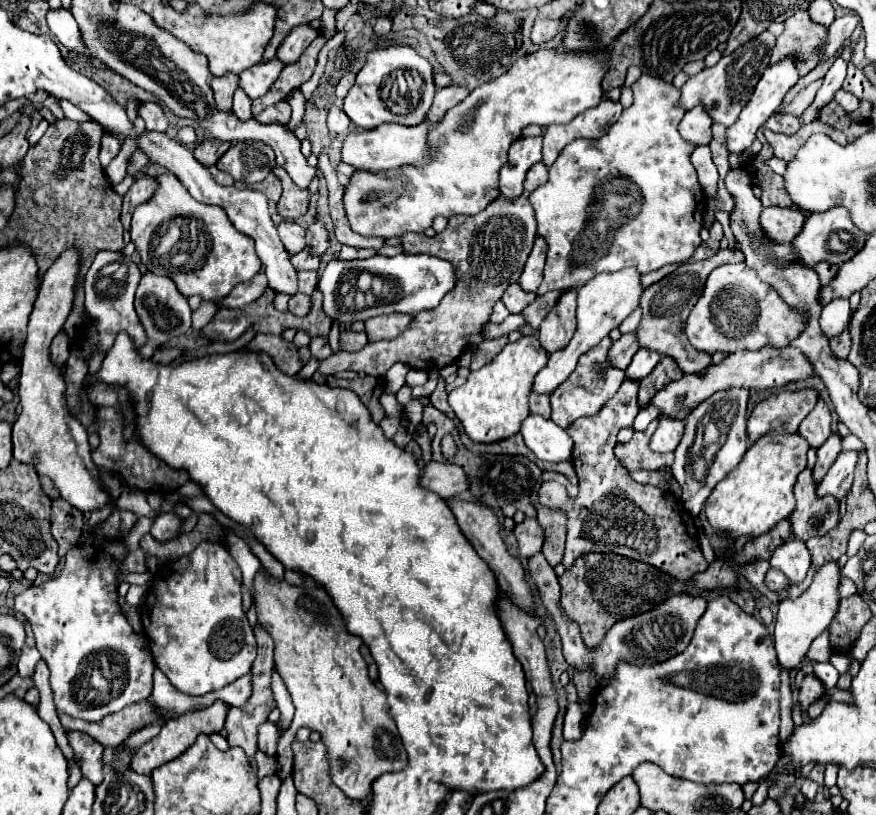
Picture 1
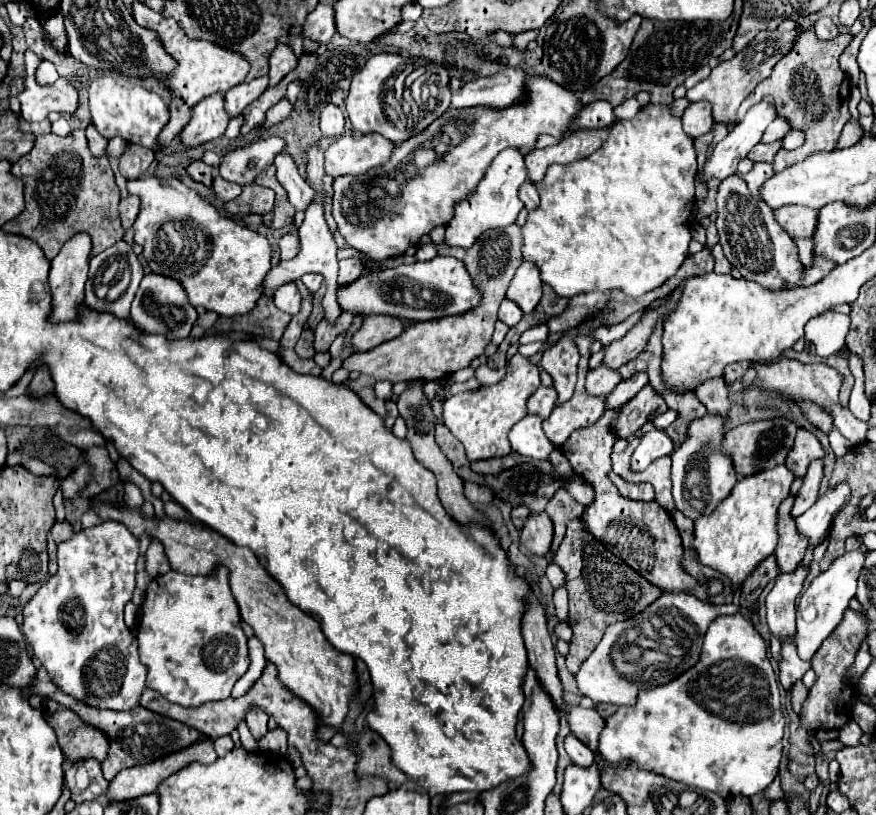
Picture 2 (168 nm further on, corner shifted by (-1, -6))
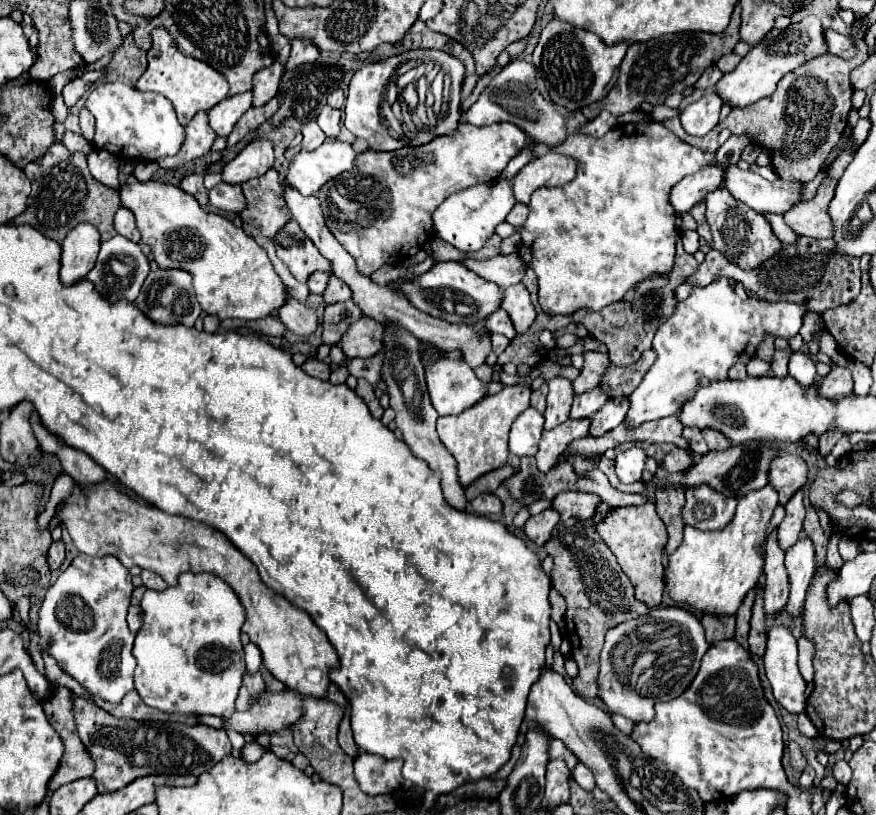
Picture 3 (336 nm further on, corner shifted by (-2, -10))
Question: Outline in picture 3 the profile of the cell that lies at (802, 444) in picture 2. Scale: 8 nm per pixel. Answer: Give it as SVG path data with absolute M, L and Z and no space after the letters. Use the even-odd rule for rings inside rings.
M778 452L768 468L768 484L778 492L778 504L786 504L804 484L808 468L800 456Z

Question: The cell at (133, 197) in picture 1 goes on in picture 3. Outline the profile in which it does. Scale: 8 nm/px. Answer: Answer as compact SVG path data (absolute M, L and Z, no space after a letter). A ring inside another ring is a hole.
M120 208L114 216L114 228L120 236L132 240L132 242L140 242L140 232L136 230L136 224L134 224L134 214L126 208Z

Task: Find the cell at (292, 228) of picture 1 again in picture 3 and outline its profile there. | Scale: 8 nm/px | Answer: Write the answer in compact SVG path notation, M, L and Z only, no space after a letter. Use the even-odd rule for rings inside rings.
M294 220L278 230L278 234L274 236L274 246L276 256L288 266L298 282L306 282L308 276L316 270L330 272L330 264L326 264L326 258L320 256L318 248Z

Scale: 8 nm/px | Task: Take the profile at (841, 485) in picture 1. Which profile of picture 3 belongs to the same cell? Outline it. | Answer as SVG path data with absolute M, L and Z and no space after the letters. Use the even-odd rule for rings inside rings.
M804 538L786 552L786 572L788 572L788 584L790 584L790 598L786 604L786 612L790 618L798 618L804 604L804 594L810 586L810 580L814 576L814 544L812 540Z

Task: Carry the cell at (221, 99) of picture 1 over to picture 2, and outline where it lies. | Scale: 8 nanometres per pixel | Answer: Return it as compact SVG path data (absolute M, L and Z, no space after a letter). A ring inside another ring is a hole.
M217 92L195 104L191 122L183 128L181 138L187 146L195 148L203 142L223 136L229 120L231 118L225 112L225 96Z

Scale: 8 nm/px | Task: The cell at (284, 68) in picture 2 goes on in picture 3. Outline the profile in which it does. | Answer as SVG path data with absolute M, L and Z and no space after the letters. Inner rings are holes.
M274 62L270 68L262 68L252 78L252 106L264 106L270 98L278 94L278 82L284 74L284 66L280 62Z

